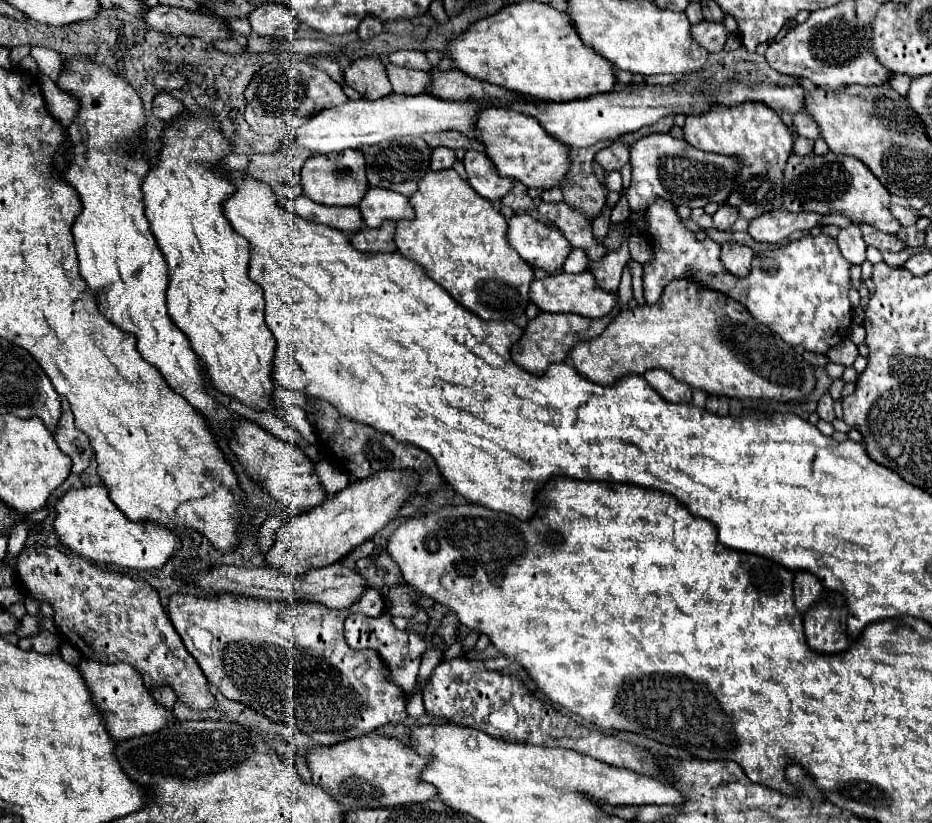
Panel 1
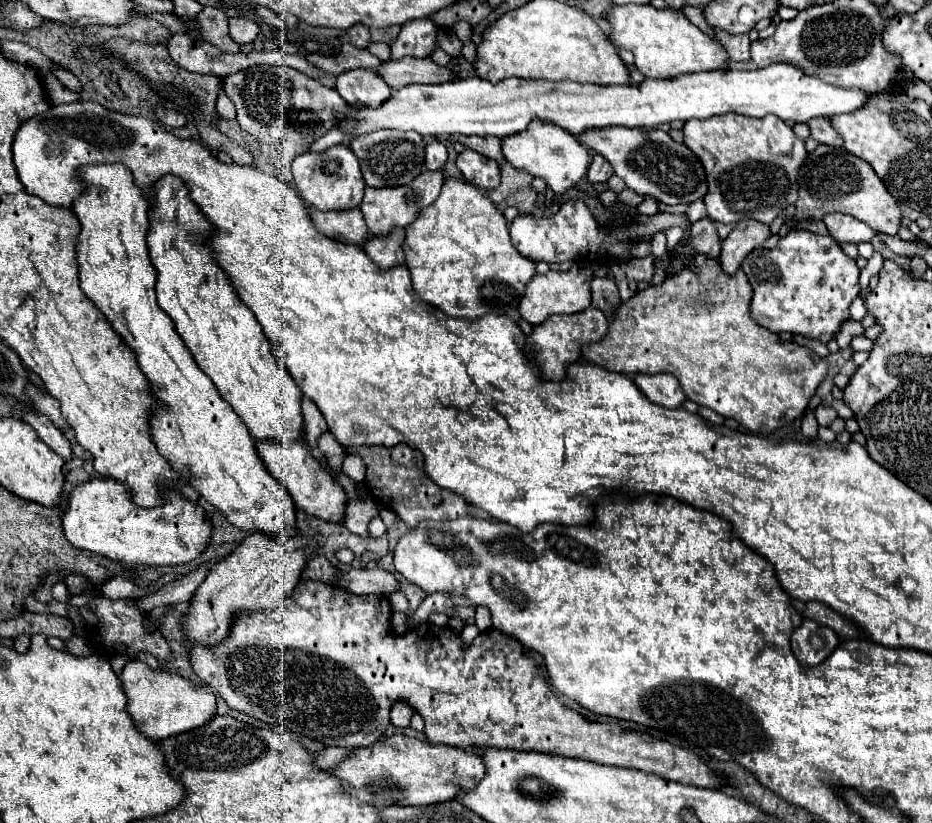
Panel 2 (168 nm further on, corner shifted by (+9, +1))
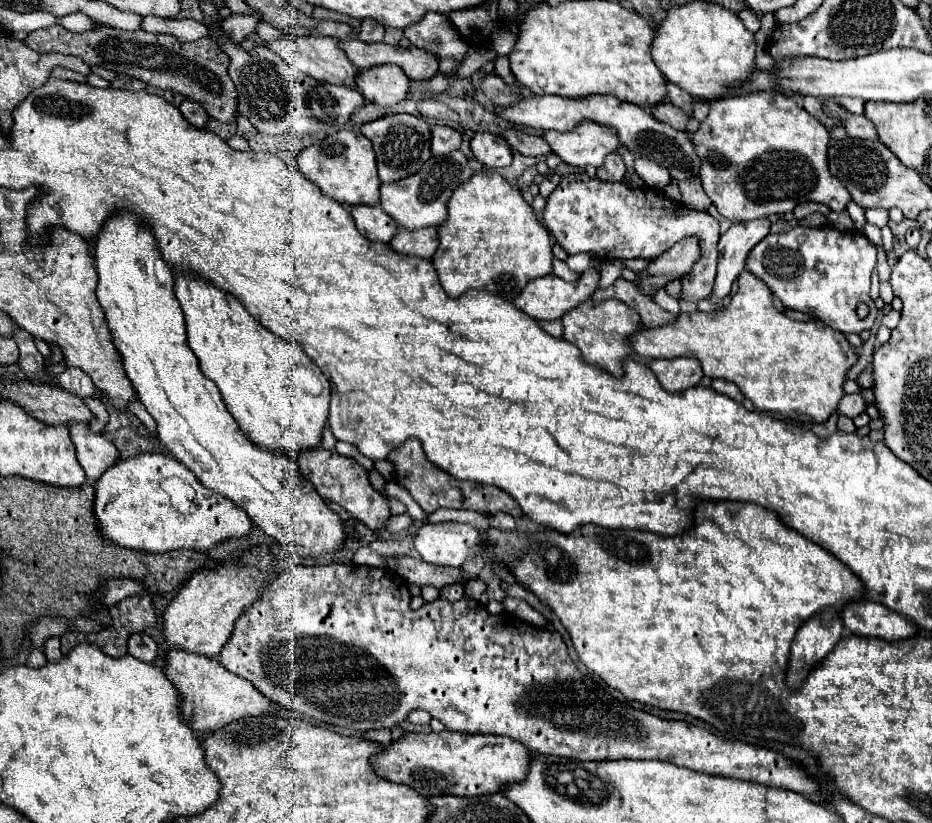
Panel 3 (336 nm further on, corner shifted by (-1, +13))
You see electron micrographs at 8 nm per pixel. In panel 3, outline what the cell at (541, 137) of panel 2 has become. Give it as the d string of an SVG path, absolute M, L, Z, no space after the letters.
M580 122L570 132L544 130L542 138L548 142L550 150L562 158L564 164L582 168L582 166L600 166L604 156L618 150L620 142L616 134L596 122Z

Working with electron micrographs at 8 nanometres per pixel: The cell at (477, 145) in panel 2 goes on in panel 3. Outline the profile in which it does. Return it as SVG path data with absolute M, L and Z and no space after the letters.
M516 128L504 130L502 136L508 140L508 144L514 152L520 152L524 156L546 156L546 154L550 154L548 144L540 136L534 136L528 132L524 134L522 130L516 130Z

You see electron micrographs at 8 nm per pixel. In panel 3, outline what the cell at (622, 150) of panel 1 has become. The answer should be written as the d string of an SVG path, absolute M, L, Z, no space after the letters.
M616 150L616 152L608 154L604 164L598 168L598 178L604 182L620 182L624 178L624 172L626 172L624 160L622 160L620 152Z

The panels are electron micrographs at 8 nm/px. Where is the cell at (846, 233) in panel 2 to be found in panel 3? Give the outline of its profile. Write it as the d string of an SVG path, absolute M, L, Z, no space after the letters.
M770 92L724 96L710 102L710 114L692 136L696 152L704 160L702 188L718 212L732 222L786 214L808 200L822 202L832 212L844 212L852 198L828 172L828 140L826 126L800 108L794 98Z

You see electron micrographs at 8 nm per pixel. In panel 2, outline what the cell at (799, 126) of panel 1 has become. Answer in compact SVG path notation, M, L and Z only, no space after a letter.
M814 118L808 124L810 124L810 132L812 132L814 140L818 140L820 144L826 144L826 146L842 148L842 138L838 132L834 132L828 118Z

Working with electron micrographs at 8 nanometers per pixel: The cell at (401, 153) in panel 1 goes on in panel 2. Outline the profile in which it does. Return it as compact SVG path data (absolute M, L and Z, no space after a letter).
M376 130L372 134L352 138L350 148L356 152L360 160L366 186L386 188L386 186L410 184L410 180L414 180L424 168L424 140L418 132Z

